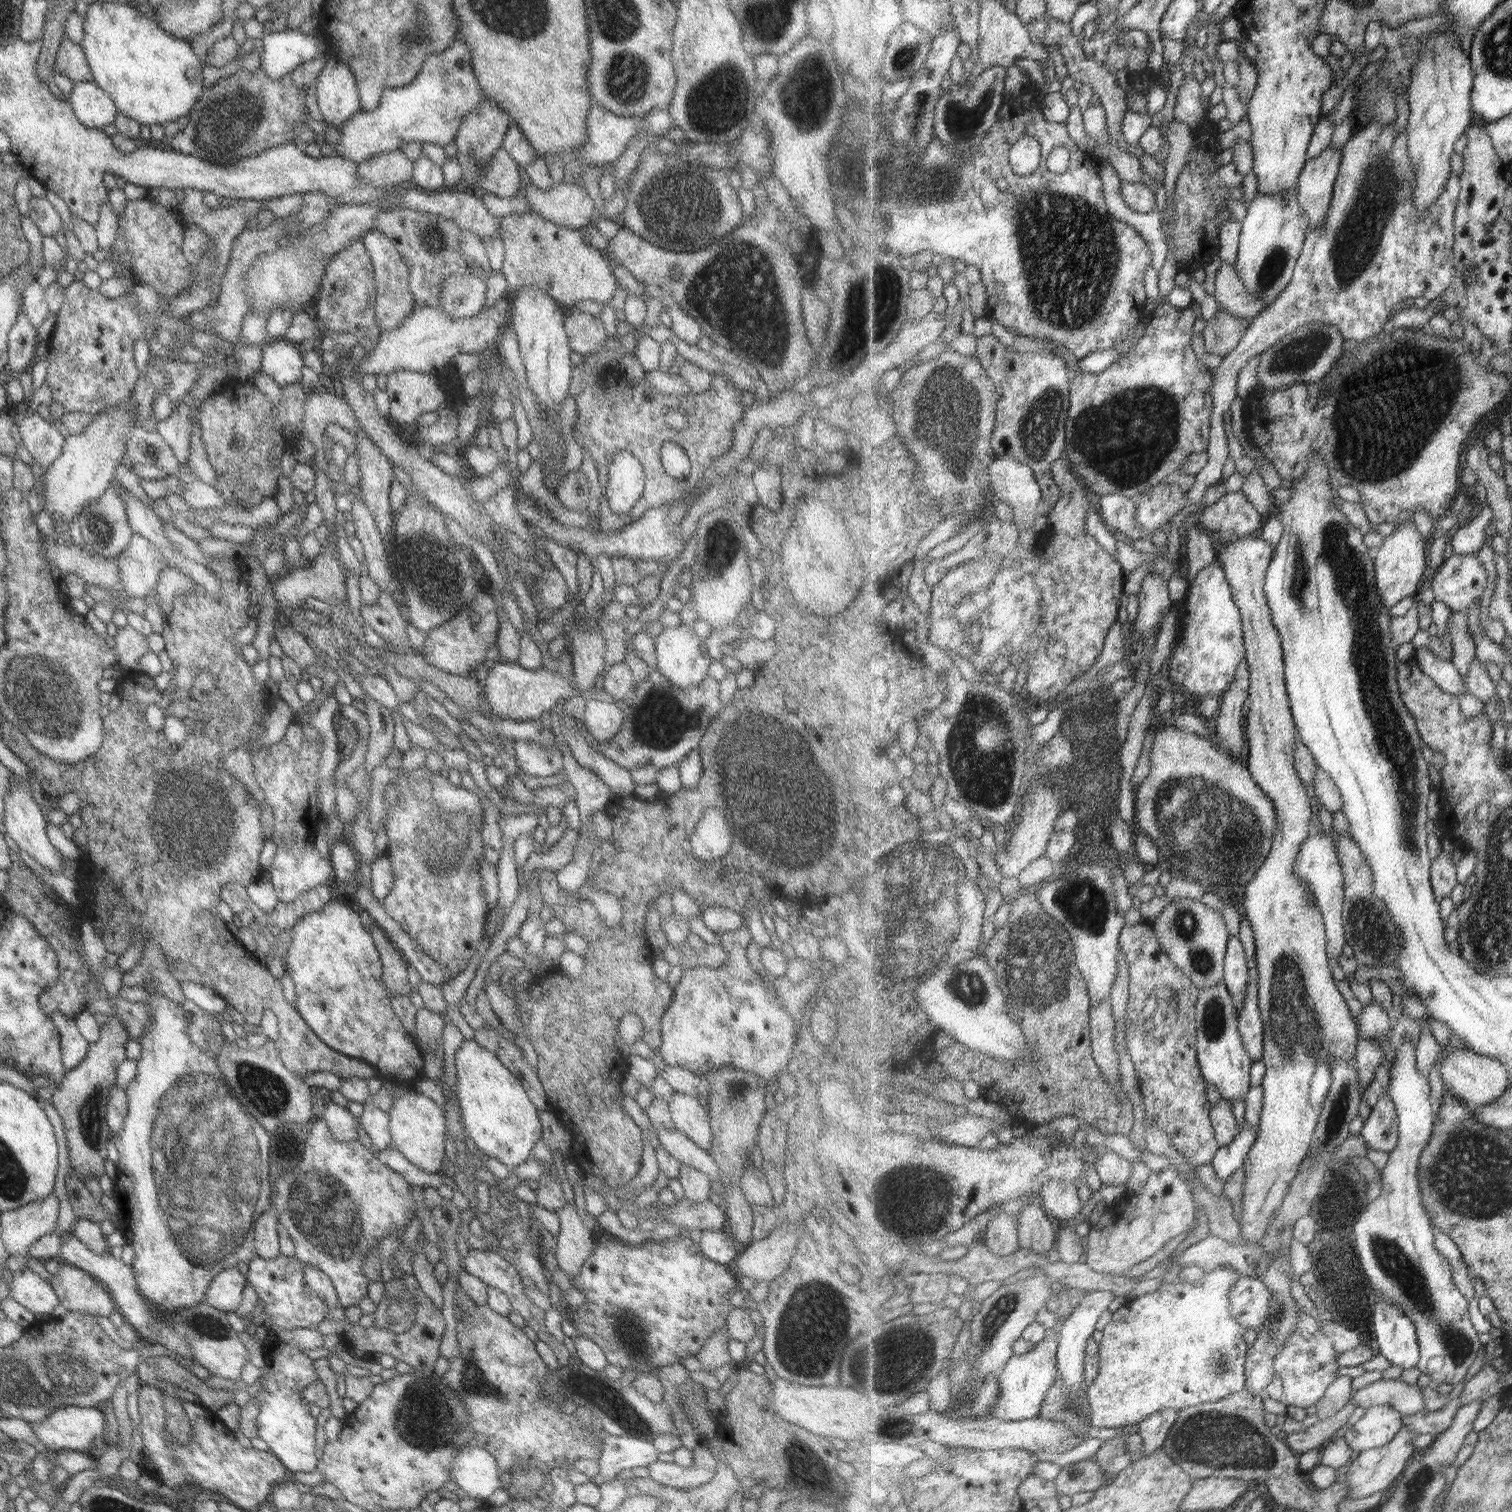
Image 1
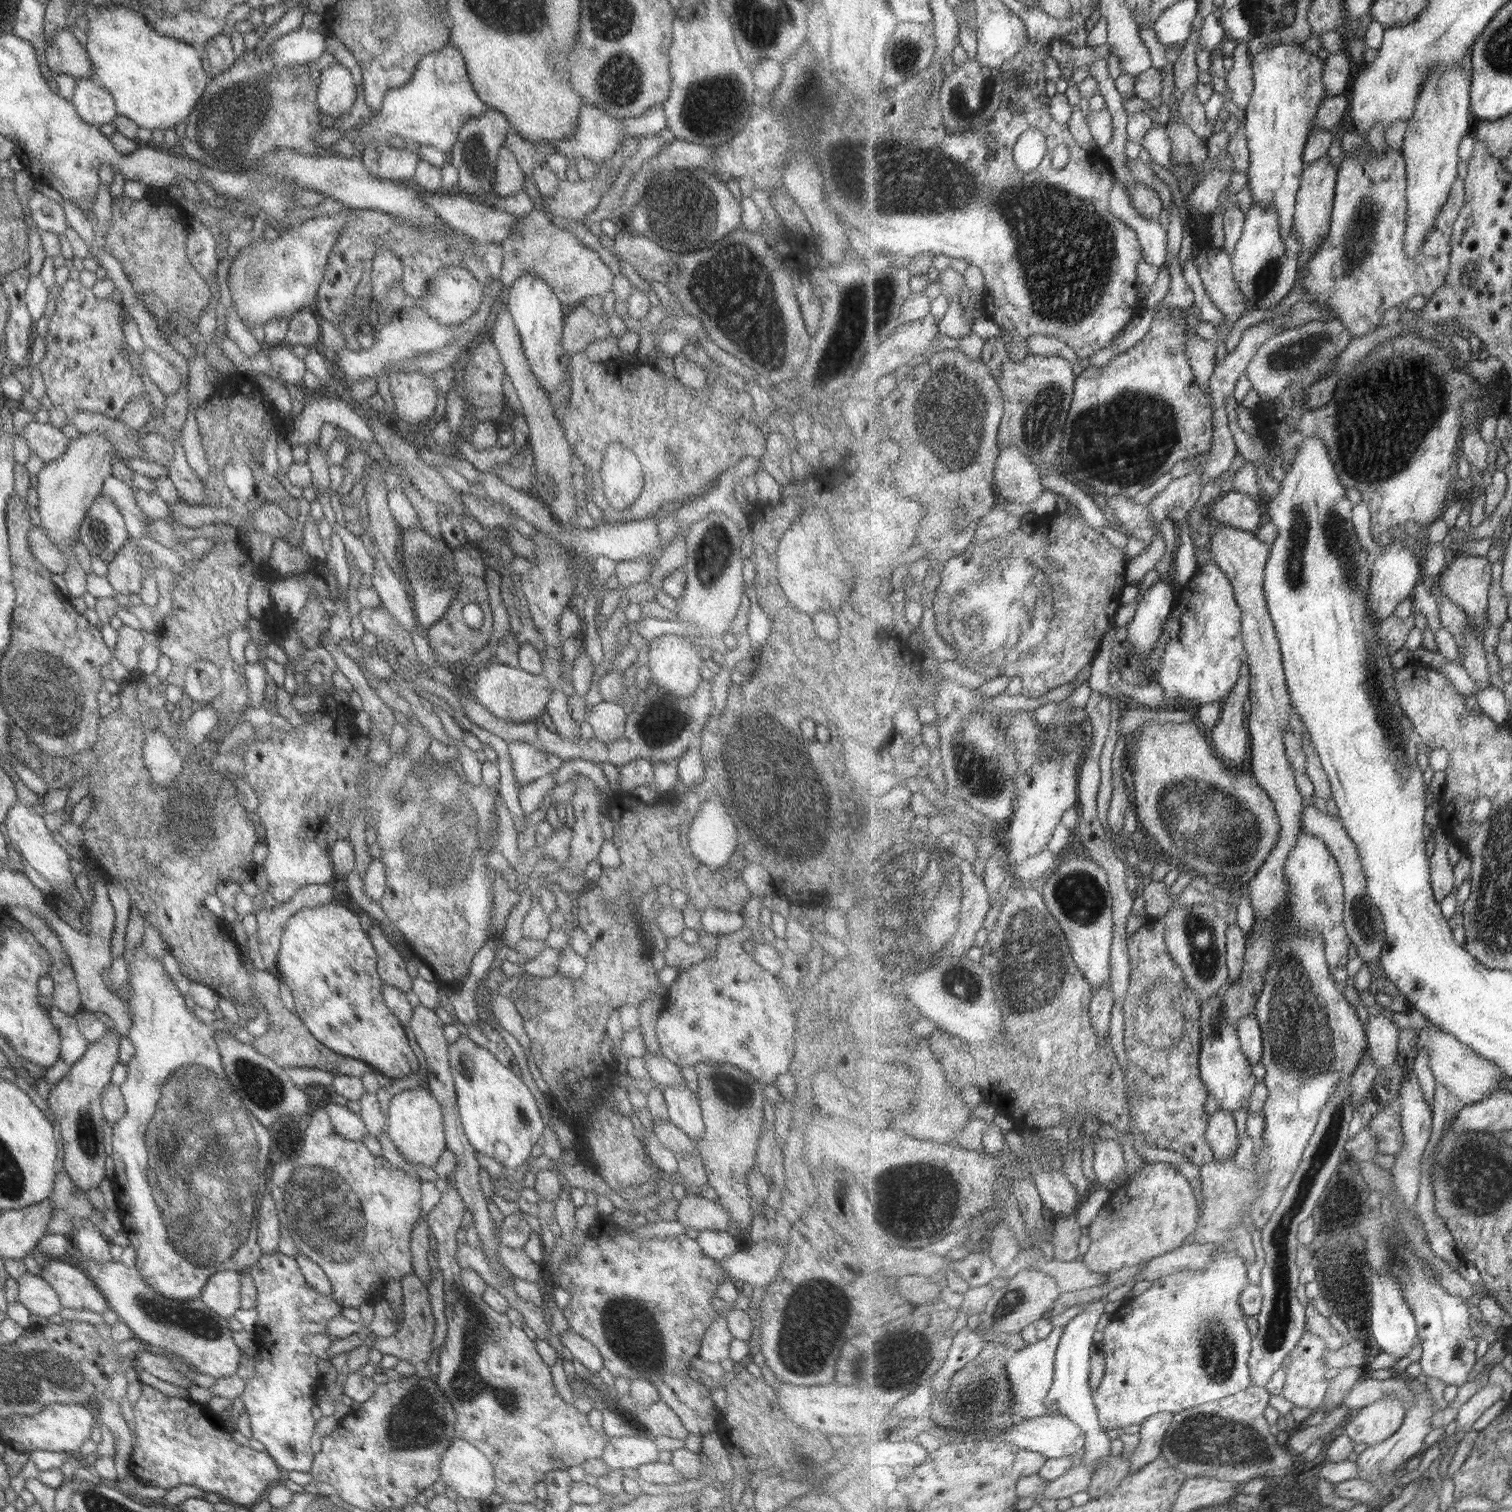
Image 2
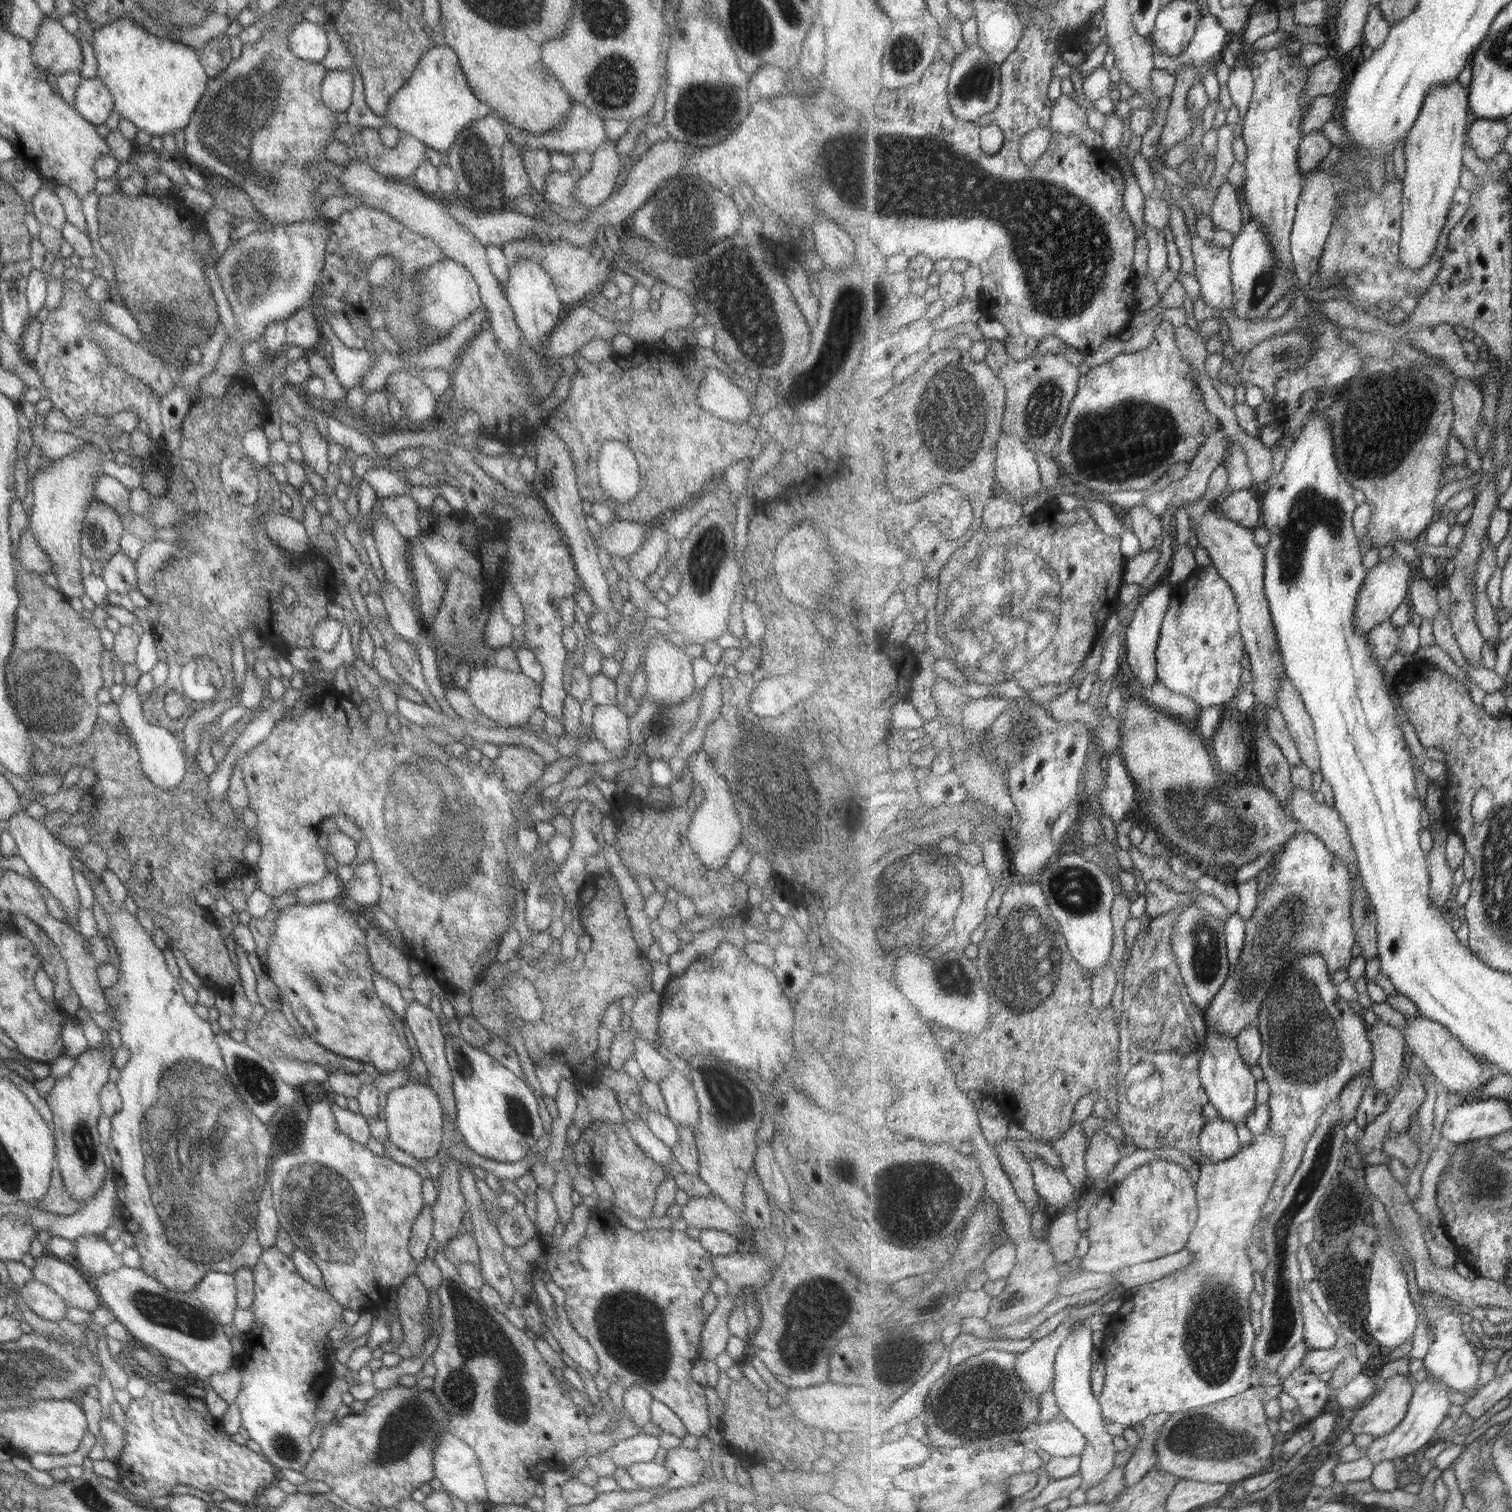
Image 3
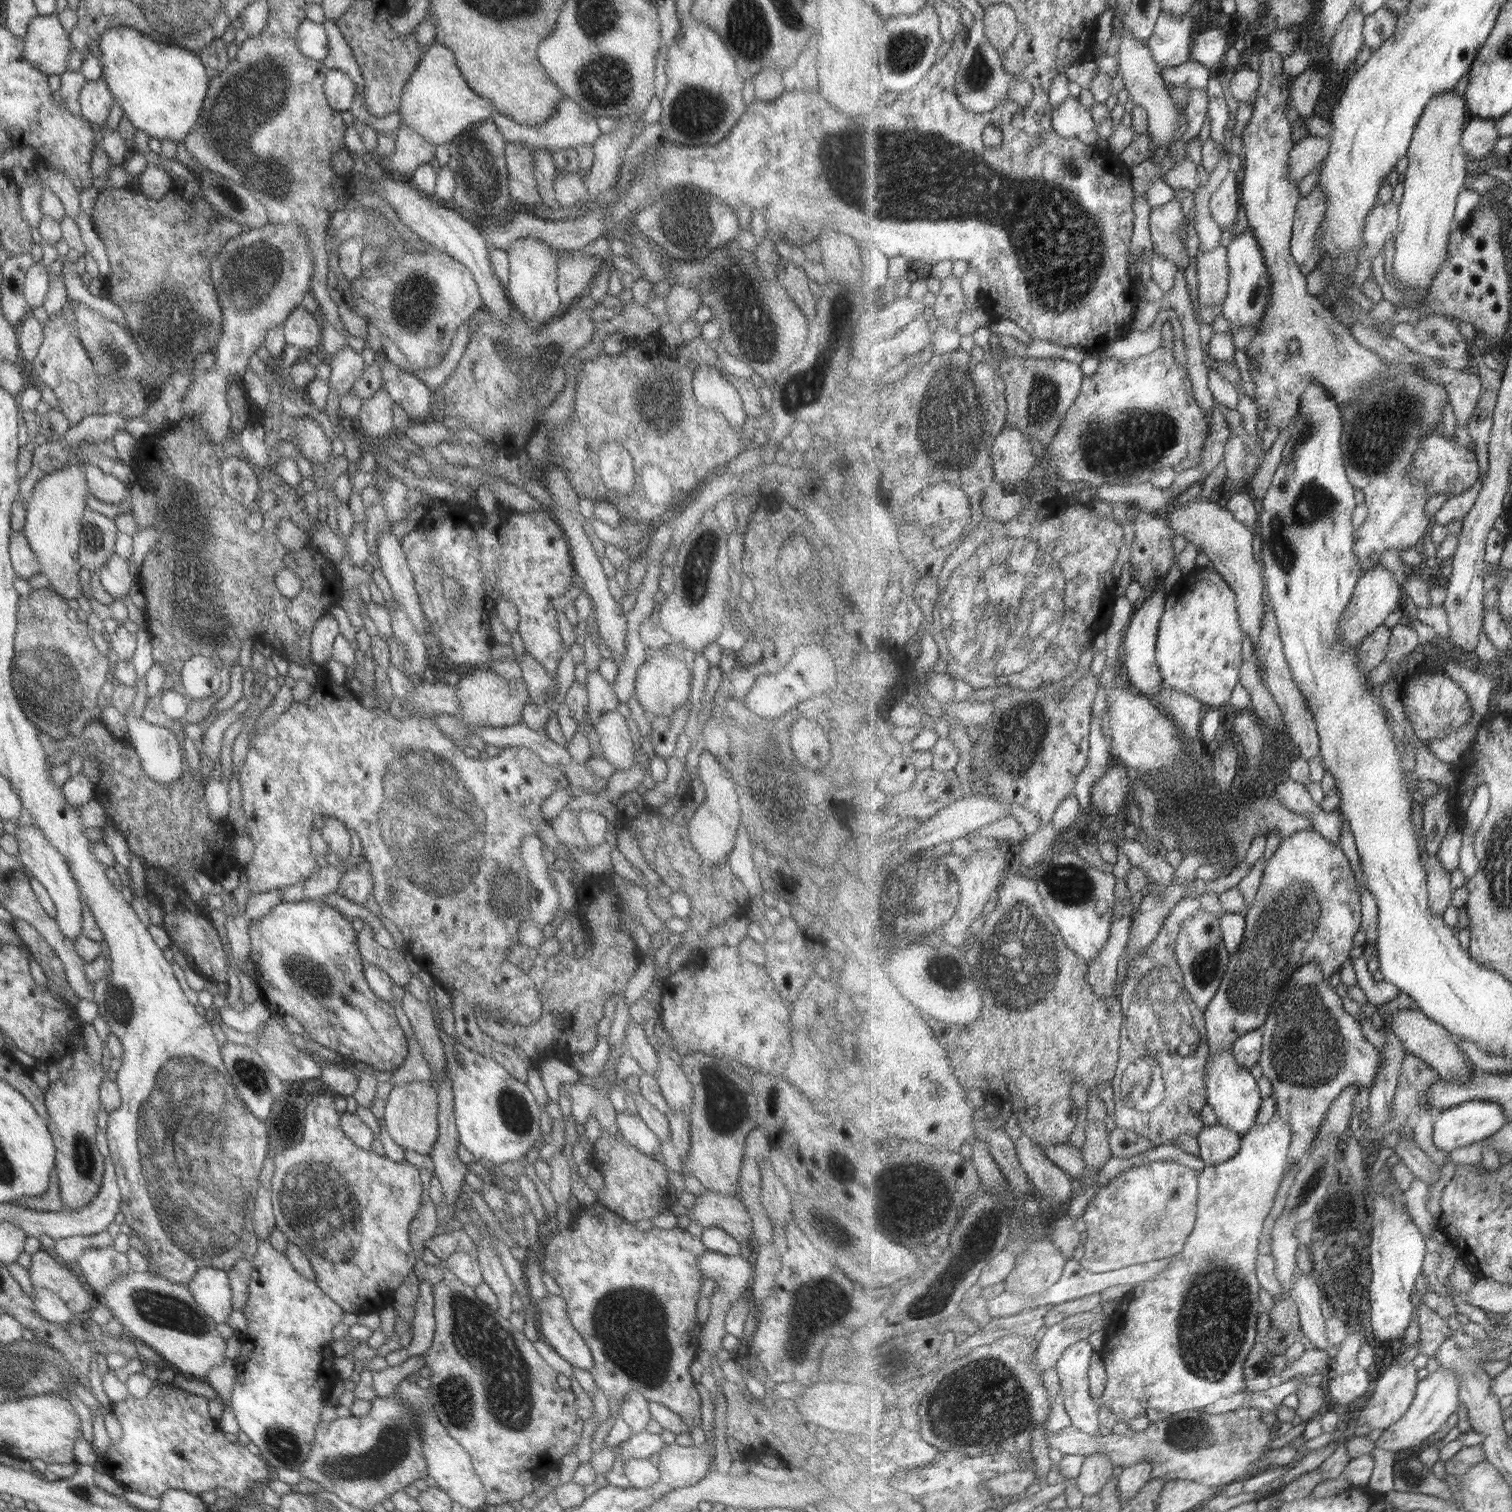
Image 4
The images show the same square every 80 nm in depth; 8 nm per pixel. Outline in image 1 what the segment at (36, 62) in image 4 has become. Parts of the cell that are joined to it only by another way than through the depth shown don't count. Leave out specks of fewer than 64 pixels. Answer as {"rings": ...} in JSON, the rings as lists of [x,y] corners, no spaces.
{"rings":[[[65,34],[62,35],[53,59],[53,71],[69,78],[72,83],[92,82],[82,48],[78,44],[71,43]]]}

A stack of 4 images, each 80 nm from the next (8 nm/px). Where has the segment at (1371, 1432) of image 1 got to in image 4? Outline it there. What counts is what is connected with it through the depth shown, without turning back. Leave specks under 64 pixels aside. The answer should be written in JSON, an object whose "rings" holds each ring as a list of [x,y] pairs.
{"rings":[[[1396,1357],[1394,1362],[1386,1368],[1383,1376],[1376,1380],[1375,1391],[1371,1396],[1368,1404],[1362,1409],[1357,1421],[1354,1422],[1354,1428],[1360,1432],[1368,1432],[1375,1429],[1389,1429],[1393,1424],[1403,1419],[1407,1415],[1411,1406],[1414,1404],[1415,1398],[1418,1395],[1417,1368],[1412,1362],[1402,1366],[1398,1364]]]}

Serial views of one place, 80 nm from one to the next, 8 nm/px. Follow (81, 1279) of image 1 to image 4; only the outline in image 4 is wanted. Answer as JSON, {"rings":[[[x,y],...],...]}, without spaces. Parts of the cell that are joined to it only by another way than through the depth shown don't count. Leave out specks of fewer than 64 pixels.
{"rings":[[[43,1248],[30,1255],[30,1265],[27,1270],[32,1286],[54,1292],[65,1303],[71,1315],[85,1316],[98,1301],[98,1297],[86,1288],[73,1268],[67,1268]]]}

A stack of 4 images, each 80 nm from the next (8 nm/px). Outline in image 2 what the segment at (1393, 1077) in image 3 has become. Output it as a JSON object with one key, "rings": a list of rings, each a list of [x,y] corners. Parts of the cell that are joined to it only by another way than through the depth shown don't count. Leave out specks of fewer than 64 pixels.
{"rings":[[[1373,1013],[1369,1016],[1367,1022],[1368,1051],[1382,1073],[1395,1064],[1401,1030],[1391,1018],[1387,1018],[1385,1013]]]}

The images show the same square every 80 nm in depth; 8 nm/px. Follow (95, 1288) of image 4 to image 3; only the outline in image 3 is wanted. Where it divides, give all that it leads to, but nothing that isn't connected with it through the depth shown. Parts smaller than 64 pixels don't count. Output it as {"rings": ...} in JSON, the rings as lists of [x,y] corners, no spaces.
{"rings":[[[83,1235],[74,1241],[74,1258],[81,1264],[81,1273],[92,1282],[100,1274],[114,1271],[122,1264],[119,1254],[111,1250],[103,1236]]]}

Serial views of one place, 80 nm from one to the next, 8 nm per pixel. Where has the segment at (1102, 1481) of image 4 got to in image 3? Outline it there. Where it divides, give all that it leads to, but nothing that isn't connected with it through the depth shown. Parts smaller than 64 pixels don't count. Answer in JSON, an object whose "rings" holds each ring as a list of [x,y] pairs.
{"rings":[[[1077,1325],[1071,1331],[1070,1337],[1061,1345],[1054,1364],[1056,1405],[1060,1413],[1077,1426],[1089,1441],[1080,1466],[1080,1472],[1084,1478],[1082,1488],[1085,1491],[1099,1484],[1111,1472],[1111,1469],[1115,1468],[1115,1458],[1118,1454],[1113,1444],[1113,1436],[1105,1428],[1099,1397],[1095,1396],[1092,1390],[1093,1360],[1097,1348],[1097,1345],[1093,1344],[1093,1332],[1094,1330],[1087,1325]]]}

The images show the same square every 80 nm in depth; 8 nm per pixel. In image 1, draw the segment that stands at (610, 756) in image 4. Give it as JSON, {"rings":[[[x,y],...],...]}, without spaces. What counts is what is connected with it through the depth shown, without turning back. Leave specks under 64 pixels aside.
{"rings":[[[587,696],[584,713],[579,721],[598,743],[608,741],[617,734],[623,718],[622,710],[612,703],[599,702]]]}

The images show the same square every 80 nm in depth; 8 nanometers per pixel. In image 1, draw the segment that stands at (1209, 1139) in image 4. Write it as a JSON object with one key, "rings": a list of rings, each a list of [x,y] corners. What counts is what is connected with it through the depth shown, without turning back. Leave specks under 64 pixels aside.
{"rings":[[[1221,1096],[1220,1100],[1213,1104],[1210,1110],[1214,1131],[1221,1148],[1230,1145],[1242,1130],[1235,1114],[1233,1114],[1231,1103],[1229,1099]]]}

